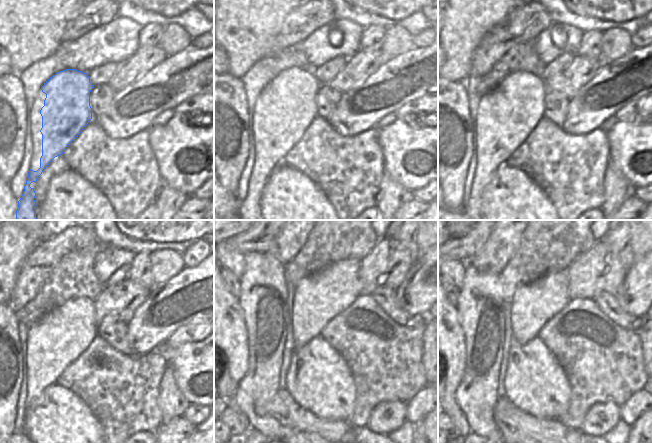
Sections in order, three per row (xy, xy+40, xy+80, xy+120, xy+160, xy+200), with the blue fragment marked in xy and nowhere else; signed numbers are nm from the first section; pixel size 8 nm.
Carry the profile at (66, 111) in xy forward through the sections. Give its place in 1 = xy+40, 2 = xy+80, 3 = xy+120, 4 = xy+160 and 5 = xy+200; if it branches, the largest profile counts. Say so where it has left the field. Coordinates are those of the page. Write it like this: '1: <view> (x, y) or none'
1: xy+40 (292, 92)
2: xy+80 (519, 99)
3: xy+120 (70, 327)
4: xy+160 (278, 357)
5: xy+200 (500, 362)

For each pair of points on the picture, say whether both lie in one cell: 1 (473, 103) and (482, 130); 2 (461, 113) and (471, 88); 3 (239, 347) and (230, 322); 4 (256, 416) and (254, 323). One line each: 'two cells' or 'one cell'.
1: two cells
2: two cells
3: one cell
4: one cell

